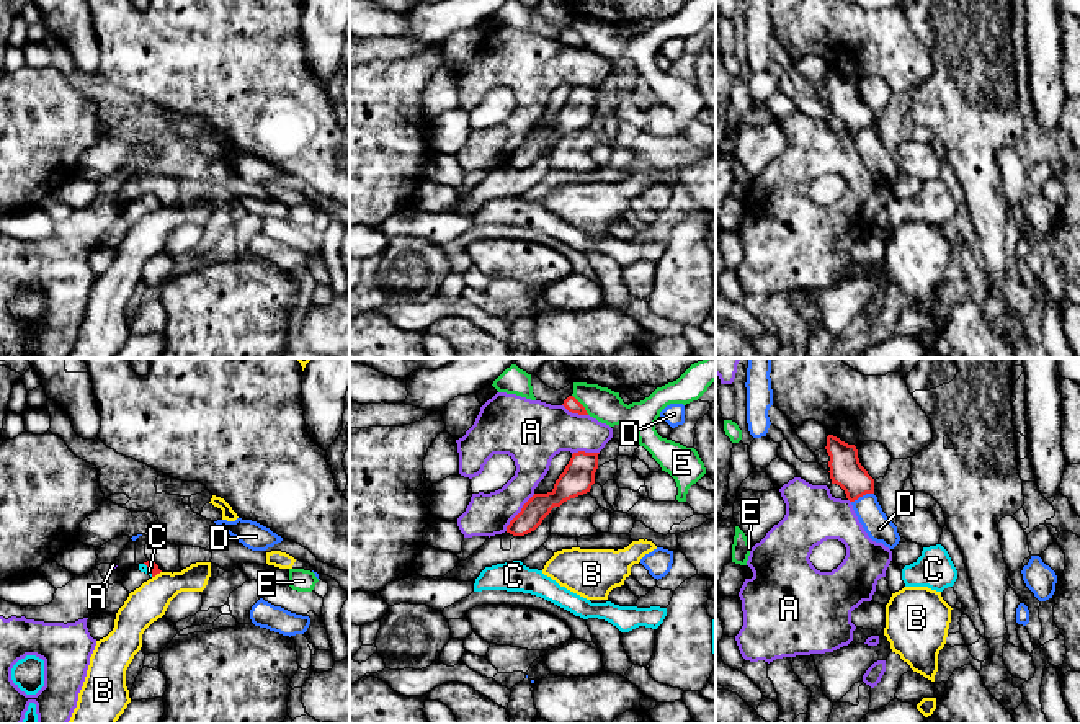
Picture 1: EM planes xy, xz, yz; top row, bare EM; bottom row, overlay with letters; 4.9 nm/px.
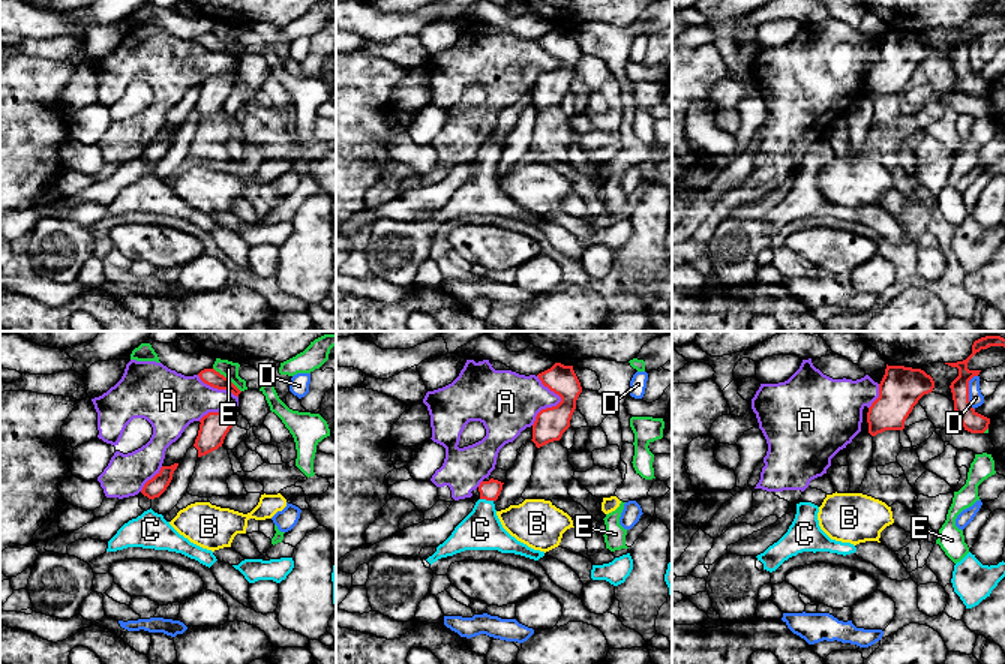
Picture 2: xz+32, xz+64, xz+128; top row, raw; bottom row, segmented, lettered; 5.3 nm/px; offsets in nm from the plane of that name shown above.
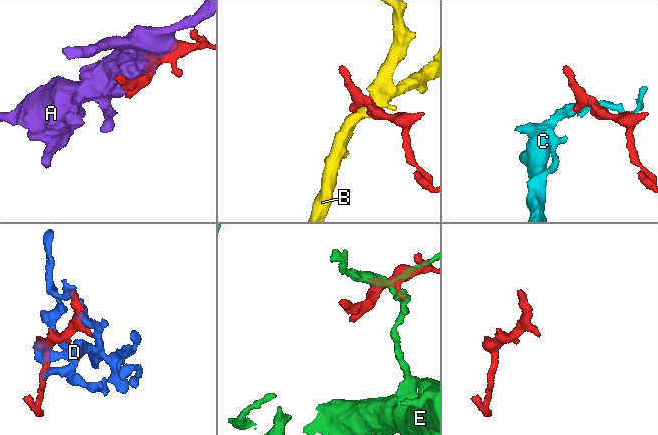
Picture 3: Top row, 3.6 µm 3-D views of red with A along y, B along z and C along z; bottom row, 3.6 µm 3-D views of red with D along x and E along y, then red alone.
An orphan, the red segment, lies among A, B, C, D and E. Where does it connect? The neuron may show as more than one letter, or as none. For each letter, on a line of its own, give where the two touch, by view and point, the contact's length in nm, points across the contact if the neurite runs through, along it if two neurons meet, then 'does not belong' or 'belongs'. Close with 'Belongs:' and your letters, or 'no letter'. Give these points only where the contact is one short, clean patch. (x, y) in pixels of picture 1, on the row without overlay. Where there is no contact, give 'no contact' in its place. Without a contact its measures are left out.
A: xz (520, 146) | 240 nm | does not belong
B: xy (156, 208) | 60 nm | along xy (160, 205), (152, 211) | does not belong
C: xy (151, 201) | 80 nm | across xy (151, 198), (151, 201), (142, 201) | belongs
D: yz (861, 129) | 120 nm | does not belong
E: xz (580, 38) | 130 nm | does not belong
Belongs: C

